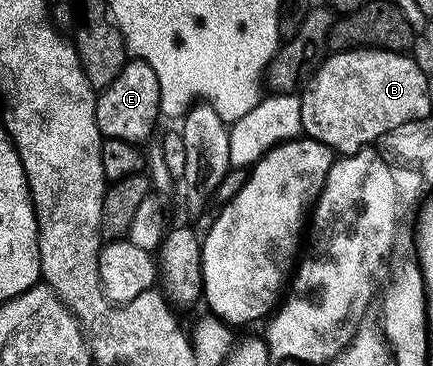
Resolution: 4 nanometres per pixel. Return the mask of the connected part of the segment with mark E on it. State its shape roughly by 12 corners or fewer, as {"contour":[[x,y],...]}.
{"contour":[[127,60],[98,90],[106,139],[150,142],[161,121],[157,70]]}

